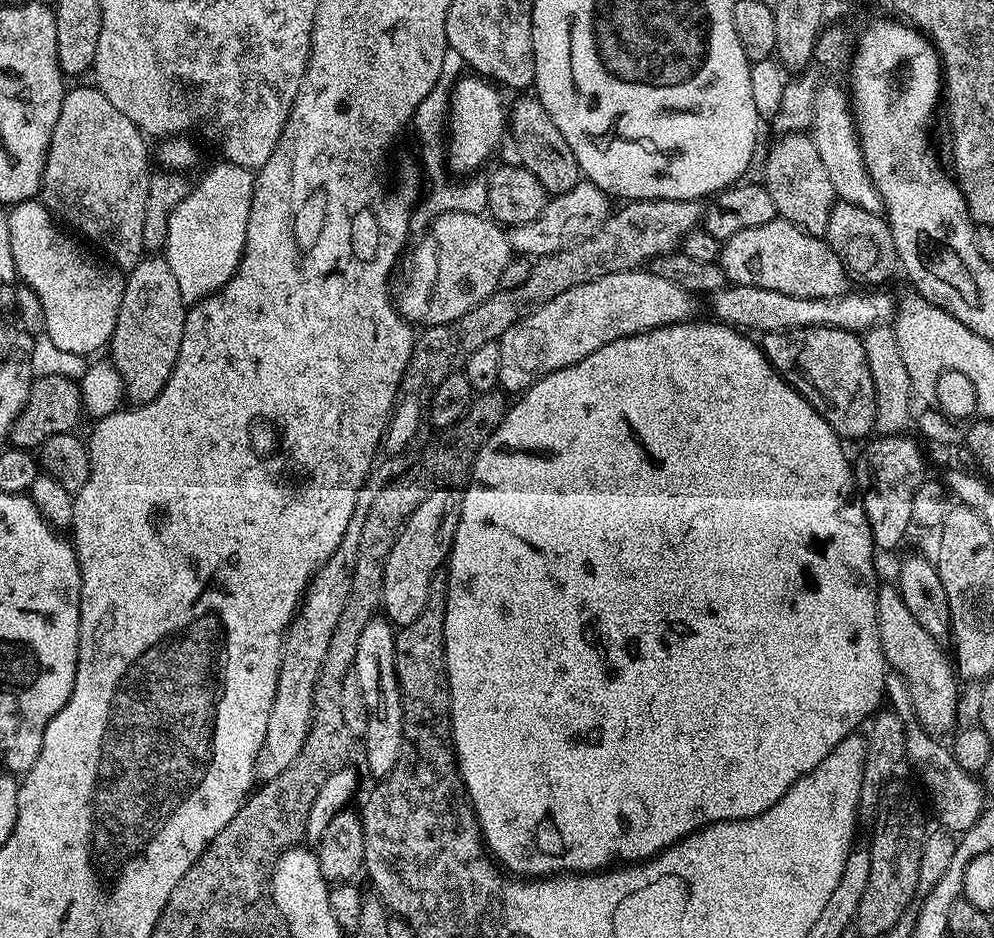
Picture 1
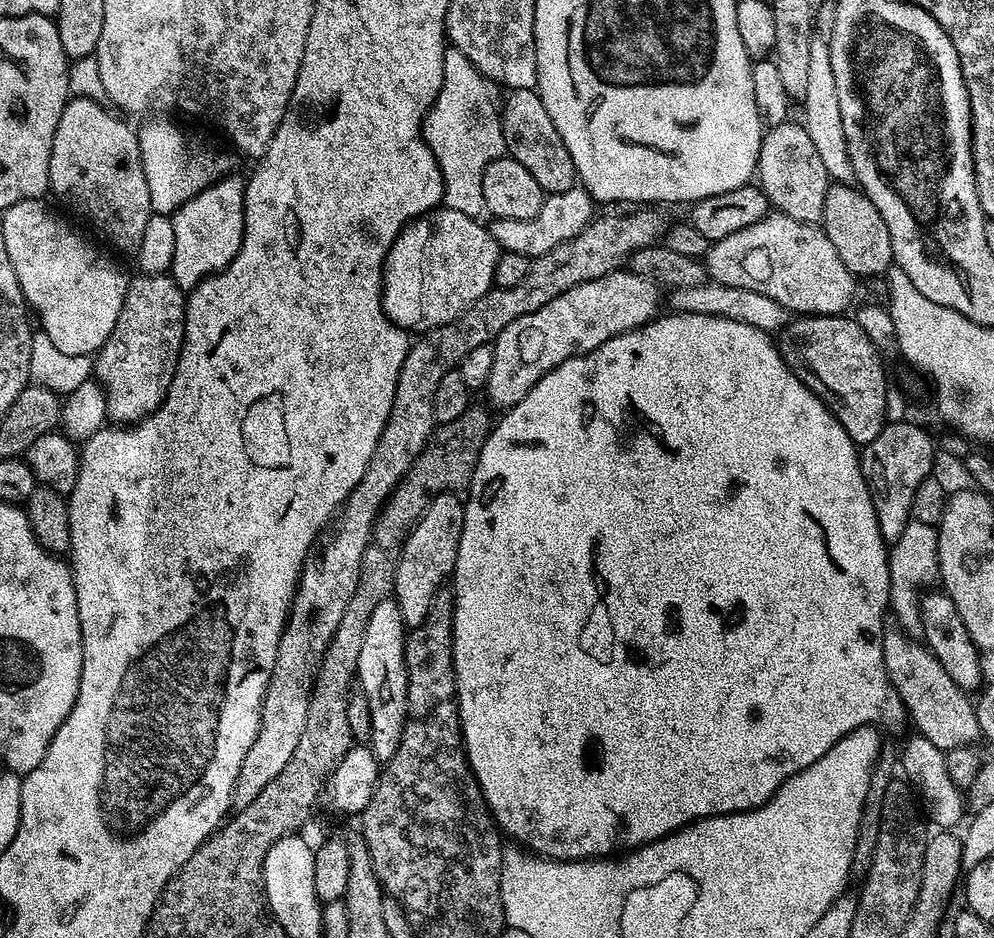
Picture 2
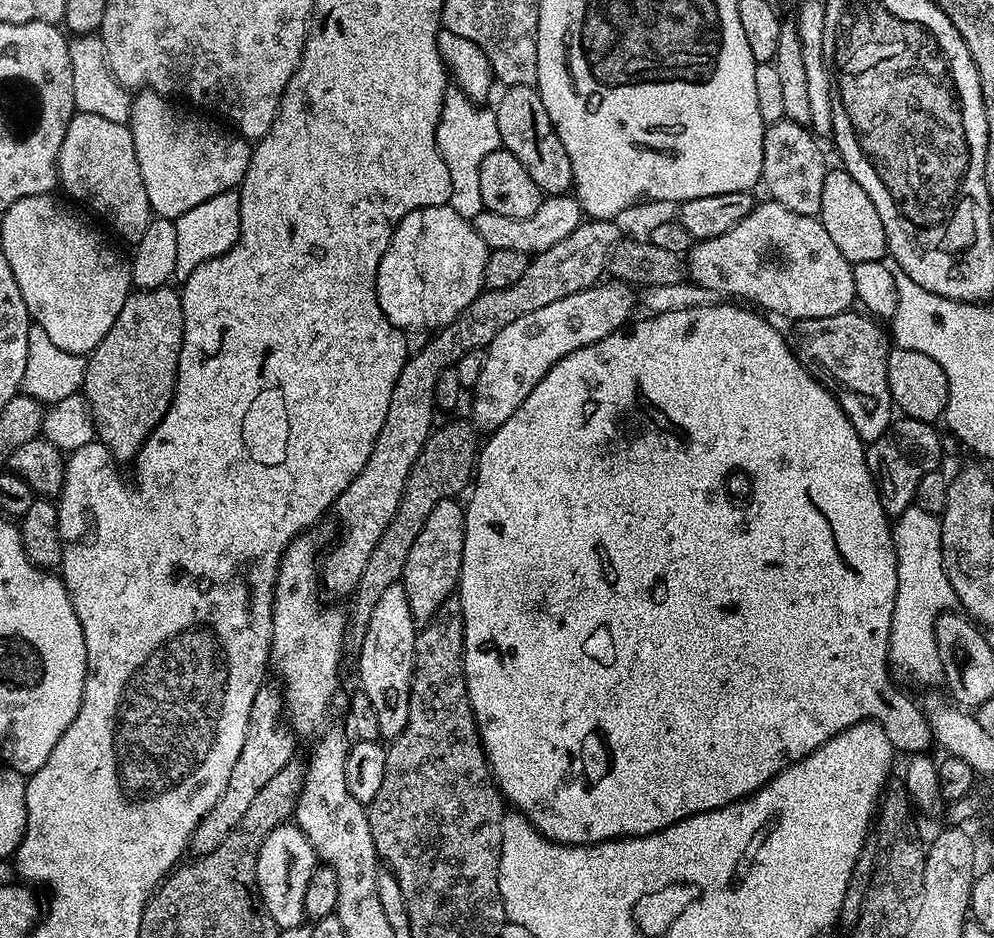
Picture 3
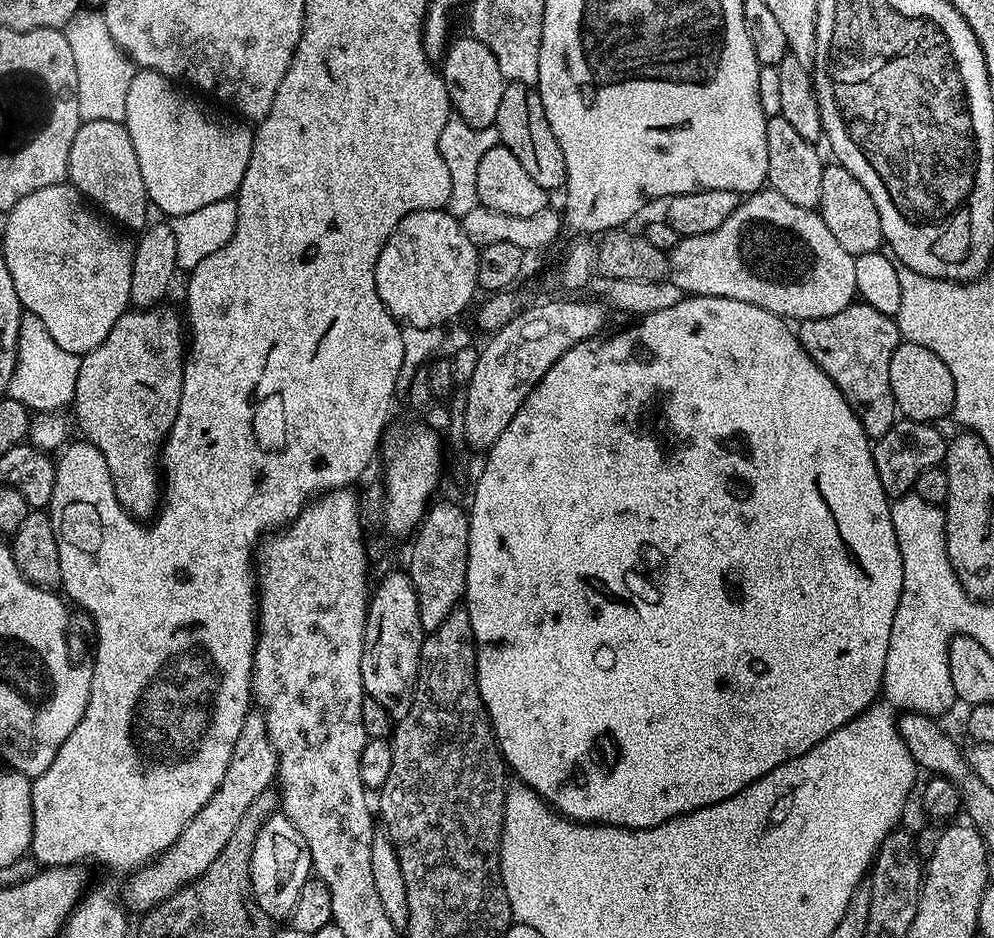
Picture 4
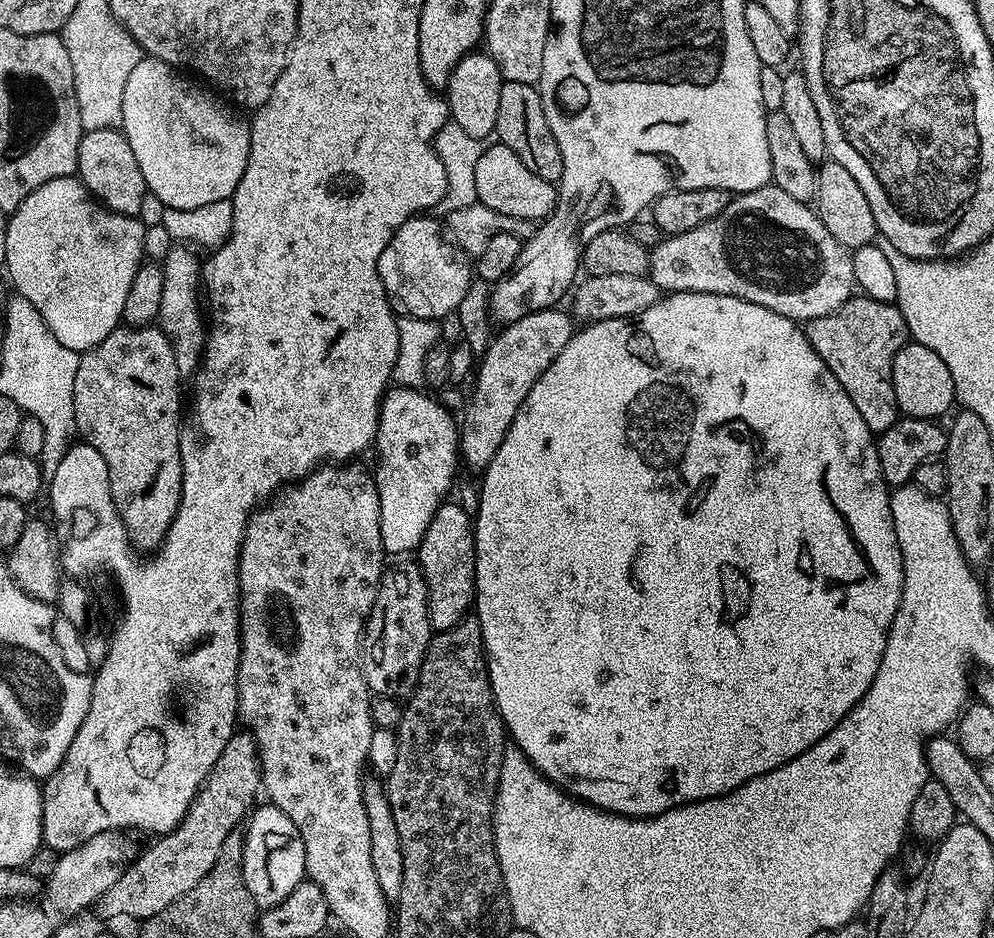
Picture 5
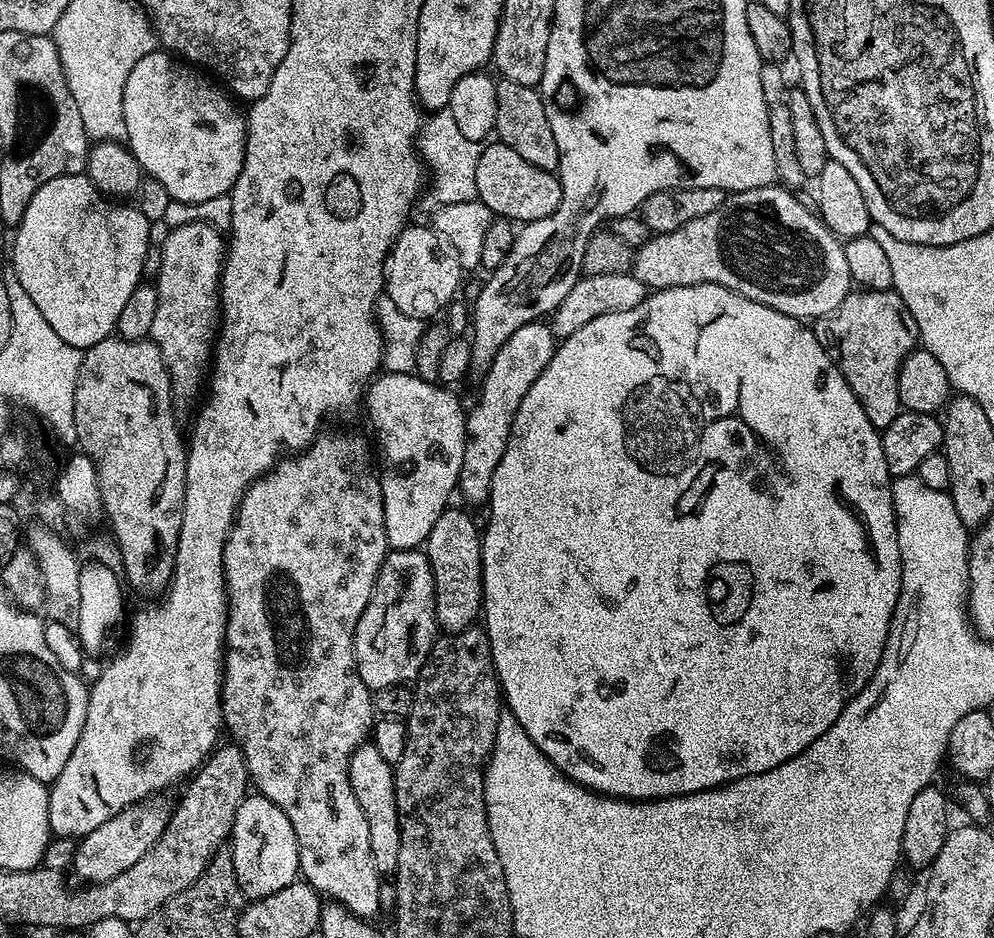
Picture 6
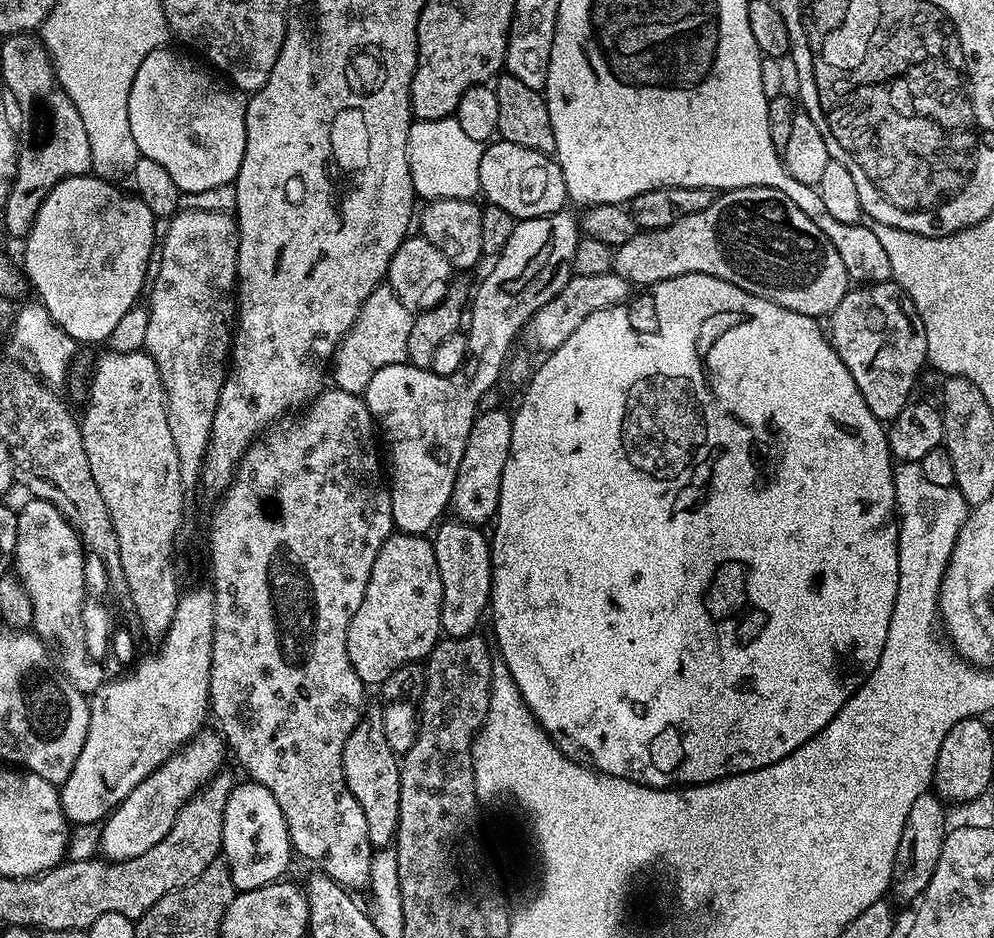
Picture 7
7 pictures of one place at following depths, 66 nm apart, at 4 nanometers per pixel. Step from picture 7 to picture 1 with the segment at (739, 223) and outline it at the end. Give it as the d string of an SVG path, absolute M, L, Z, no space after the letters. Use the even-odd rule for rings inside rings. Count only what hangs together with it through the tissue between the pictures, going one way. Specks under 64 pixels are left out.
M779 218L766 222L766 226L738 230L738 234L723 241L718 263L733 284L762 286L762 290L776 290L794 298L832 300L850 288L849 274L827 239L809 236L789 220Z

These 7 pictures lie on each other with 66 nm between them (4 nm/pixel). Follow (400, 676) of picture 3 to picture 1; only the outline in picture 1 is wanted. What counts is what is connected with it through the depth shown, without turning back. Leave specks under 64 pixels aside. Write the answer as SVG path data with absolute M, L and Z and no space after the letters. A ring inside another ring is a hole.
M377 618L366 626L362 639L358 641L354 670L358 674L358 686L362 686L362 698L366 698L368 711L366 734L362 738L364 760L376 778L383 778L394 770L404 745L404 715L396 673L396 632L387 619Z

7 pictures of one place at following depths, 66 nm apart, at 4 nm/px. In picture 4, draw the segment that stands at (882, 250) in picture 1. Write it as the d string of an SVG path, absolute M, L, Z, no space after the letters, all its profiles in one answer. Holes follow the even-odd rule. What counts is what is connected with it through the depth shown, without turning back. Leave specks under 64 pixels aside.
M825 163L822 170L822 198L818 211L822 222L826 222L826 230L834 234L834 242L839 242L846 254L857 257L881 251L884 244L882 218L878 218L874 201L866 194L862 182L838 163Z

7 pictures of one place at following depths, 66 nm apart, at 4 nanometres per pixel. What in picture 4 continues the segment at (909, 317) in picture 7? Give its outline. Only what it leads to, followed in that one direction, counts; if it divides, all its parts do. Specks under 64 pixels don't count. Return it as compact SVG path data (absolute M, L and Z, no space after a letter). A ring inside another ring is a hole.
M853 302L838 314L799 321L798 335L806 354L810 354L816 365L836 383L838 390L842 390L868 437L886 434L898 419L889 375L890 358L902 341L895 319L866 303Z

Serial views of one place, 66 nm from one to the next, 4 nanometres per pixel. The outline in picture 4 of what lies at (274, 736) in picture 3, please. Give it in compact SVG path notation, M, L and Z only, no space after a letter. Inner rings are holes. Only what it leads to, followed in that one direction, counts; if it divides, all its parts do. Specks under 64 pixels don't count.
M249 710L242 722L242 731L238 733L238 742L234 742L234 754L230 754L230 766L226 766L226 774L222 778L218 790L214 790L210 802L206 802L206 806L202 806L202 810L198 810L198 814L194 814L194 818L190 818L190 822L184 827L182 834L178 834L178 838L161 856L156 857L147 868L141 868L129 879L132 881L125 886L124 892L122 888L122 900L127 911L132 914L149 912L154 906L166 902L166 898L170 898L178 889L185 888L206 870L210 870L210 862L214 862L214 858L218 858L218 854L222 854L222 849L226 846L226 841L234 835L234 830L238 827L242 814L246 814L246 810L250 810L250 802L254 802L254 798L258 798L258 794L269 791L275 780L276 751L268 737L264 713L259 710Z

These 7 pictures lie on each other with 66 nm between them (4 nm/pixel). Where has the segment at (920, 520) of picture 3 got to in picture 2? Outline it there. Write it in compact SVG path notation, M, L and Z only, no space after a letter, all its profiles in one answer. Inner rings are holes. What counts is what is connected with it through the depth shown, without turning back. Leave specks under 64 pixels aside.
M909 520L906 530L902 530L902 538L898 538L891 545L888 565L890 566L890 610L894 616L896 614L895 623L909 634L919 633L922 590L931 589L937 583L940 574L937 529L926 522Z

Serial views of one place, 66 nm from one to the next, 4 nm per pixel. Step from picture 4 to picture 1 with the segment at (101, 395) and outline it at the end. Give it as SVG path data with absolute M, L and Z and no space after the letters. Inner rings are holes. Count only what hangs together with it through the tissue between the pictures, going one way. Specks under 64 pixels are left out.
M145 255L127 273L118 322L110 341L110 359L124 380L124 391L133 405L150 403L166 386L174 362L178 362L187 313L182 290L178 290L178 282L163 255Z

